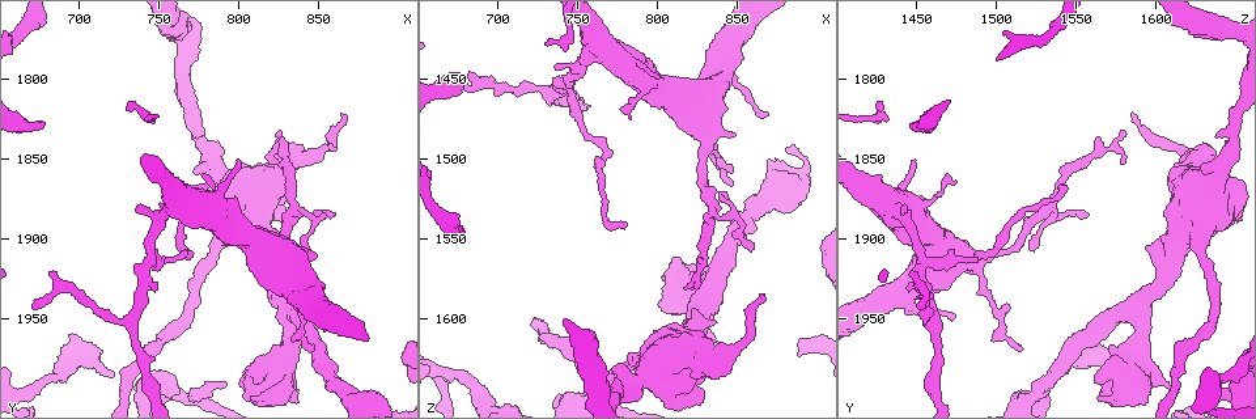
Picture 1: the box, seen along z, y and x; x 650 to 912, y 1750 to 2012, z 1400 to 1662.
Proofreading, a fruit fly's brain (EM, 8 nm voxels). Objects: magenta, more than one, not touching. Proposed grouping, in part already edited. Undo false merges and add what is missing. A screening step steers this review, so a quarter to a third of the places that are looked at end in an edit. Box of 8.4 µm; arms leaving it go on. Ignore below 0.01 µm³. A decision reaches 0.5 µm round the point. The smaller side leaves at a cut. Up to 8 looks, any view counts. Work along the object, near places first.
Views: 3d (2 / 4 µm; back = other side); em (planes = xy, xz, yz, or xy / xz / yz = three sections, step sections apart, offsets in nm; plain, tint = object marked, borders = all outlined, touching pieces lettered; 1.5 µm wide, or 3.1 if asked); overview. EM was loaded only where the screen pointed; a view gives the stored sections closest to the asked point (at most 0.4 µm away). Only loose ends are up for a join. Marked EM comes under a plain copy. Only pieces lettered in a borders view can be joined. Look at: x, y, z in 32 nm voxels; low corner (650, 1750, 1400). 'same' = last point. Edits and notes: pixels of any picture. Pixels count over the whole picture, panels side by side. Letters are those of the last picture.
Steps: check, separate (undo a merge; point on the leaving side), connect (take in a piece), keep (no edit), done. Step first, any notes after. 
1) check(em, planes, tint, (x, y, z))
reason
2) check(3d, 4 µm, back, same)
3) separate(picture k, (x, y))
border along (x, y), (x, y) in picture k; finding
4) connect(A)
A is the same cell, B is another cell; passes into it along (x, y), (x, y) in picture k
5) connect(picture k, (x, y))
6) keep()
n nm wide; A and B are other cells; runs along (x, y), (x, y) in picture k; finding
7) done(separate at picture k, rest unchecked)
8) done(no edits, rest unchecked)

check(em, xz, step 4, borders, (836, 1998, 1614))

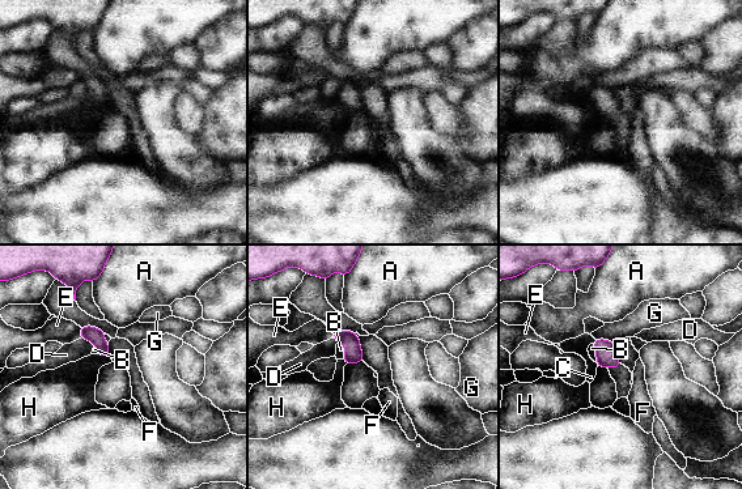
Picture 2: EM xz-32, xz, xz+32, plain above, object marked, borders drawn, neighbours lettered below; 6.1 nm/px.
connect(B)
B touches over 130 nm; B is the same cell, A, C, D, E, F, G and H are other cells; passes into it along (605, 351), (594, 353), (592, 348) in picture 2; it goes on there

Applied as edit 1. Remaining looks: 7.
check(em, xy, step 4, tint, (692, 1930, 1450))

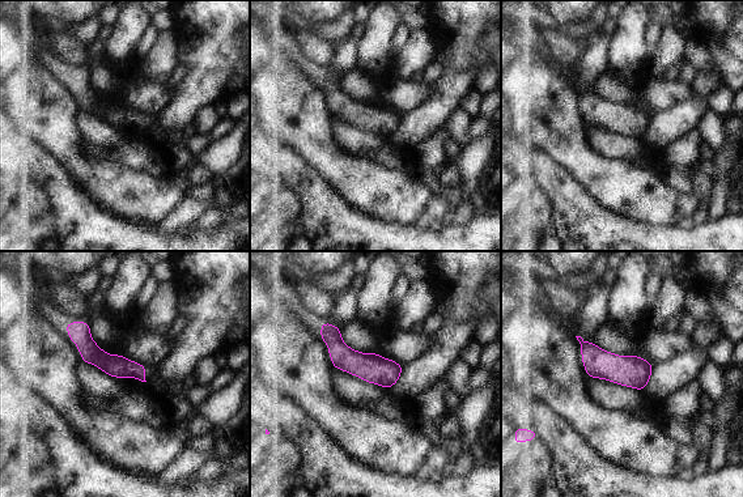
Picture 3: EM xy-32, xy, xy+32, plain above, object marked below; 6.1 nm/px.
check(em, planes, borders, same)

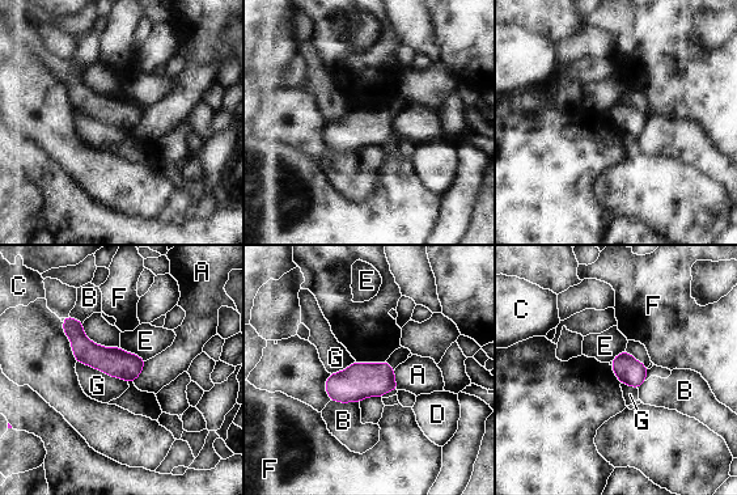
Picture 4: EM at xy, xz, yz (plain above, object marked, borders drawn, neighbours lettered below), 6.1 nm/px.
keep()
A, B, C, D, E, F and G are other cells; runs along (67, 320), (97, 356), (136, 372) in picture 4; all the same neuron

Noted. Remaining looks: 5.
check(em, yz, step 8, tint, (676, 1828, 1450))
end of a long branch

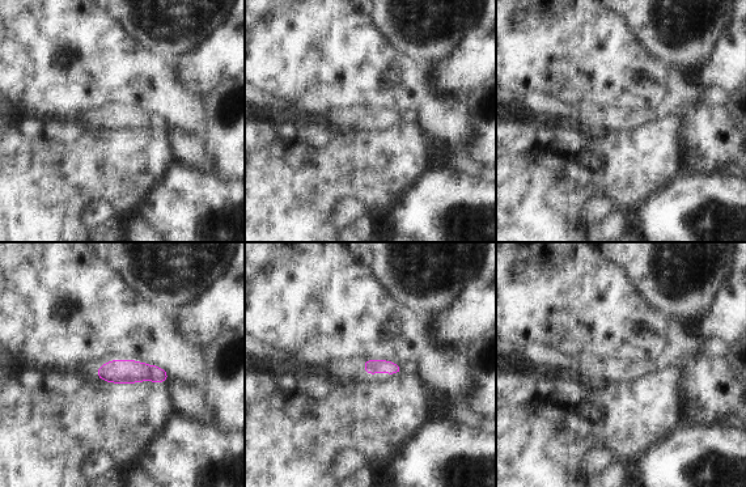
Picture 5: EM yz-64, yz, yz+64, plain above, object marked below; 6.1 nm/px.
check(em, planes, borders, same)

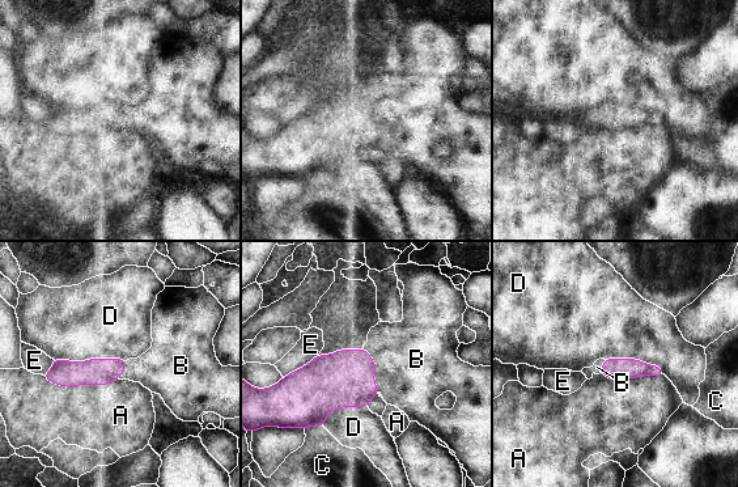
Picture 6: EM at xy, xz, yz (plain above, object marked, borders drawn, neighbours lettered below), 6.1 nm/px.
connect(B)
B is the same cell, A, C, D and E are other cells; passes into it along (346, 378), (376, 369), (415, 359) in picture 6; it goes on there

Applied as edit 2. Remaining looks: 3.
done(connect at picture 2, connect at picture 6, rest unchecked)

